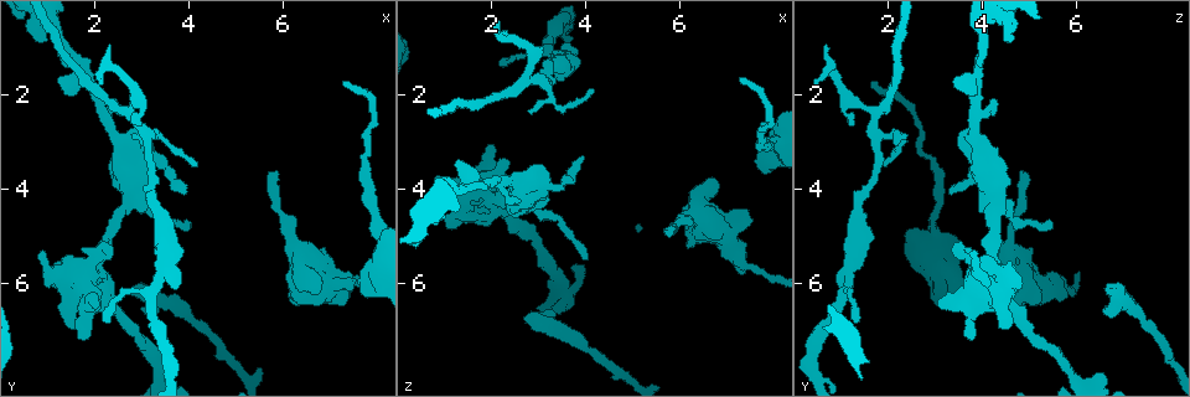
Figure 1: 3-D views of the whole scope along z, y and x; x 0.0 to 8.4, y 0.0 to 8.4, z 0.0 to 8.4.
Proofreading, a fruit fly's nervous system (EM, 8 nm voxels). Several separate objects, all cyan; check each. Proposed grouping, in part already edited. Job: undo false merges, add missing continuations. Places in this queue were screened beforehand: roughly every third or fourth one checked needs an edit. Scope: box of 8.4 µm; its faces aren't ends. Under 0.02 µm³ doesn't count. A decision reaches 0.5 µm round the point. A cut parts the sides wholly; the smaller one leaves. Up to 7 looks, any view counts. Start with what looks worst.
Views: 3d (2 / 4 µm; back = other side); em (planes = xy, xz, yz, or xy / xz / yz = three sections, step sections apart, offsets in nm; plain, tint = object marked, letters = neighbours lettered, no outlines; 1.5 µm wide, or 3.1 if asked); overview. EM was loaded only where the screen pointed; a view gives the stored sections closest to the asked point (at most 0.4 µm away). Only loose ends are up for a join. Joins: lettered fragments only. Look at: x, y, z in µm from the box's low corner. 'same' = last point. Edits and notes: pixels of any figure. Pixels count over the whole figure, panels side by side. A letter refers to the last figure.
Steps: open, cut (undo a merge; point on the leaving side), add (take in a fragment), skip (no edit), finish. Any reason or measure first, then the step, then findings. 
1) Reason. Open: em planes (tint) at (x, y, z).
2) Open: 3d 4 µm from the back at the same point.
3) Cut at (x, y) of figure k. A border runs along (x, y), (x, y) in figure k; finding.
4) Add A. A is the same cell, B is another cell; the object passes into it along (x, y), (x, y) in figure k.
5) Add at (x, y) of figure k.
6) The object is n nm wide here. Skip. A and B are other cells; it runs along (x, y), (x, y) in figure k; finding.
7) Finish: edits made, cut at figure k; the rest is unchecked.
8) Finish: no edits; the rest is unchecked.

An open end. Open: 3d 4 µm at (7.25, 1.75, 1.65).

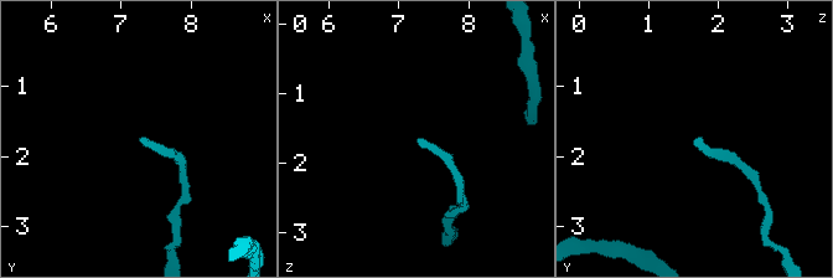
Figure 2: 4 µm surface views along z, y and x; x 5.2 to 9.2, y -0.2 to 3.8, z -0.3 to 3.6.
Shape alone is not enough. Open: em xy step 8 (tint) at (7.30, 1.80, 1.65).

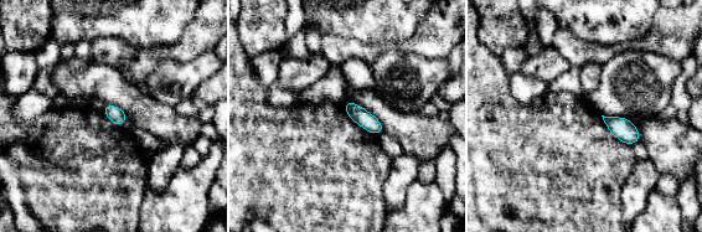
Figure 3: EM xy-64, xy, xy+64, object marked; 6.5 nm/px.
Another direction. Open: em planes (letters) at the same point.

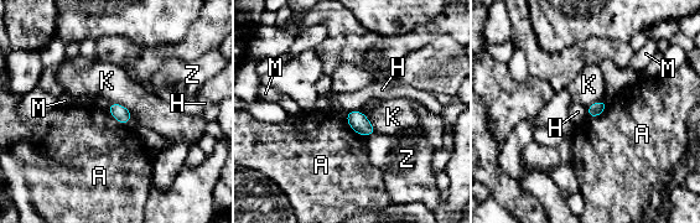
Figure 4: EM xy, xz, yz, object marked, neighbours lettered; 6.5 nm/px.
The object is 90 nm wide here; the longest contact is with K, 180 nm. Skip. A, H, K, M and Z are other cells; none of them fits.

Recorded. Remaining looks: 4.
Branch stops here. Open: em planes (letters) at (5.85, 3.60, 4.85).

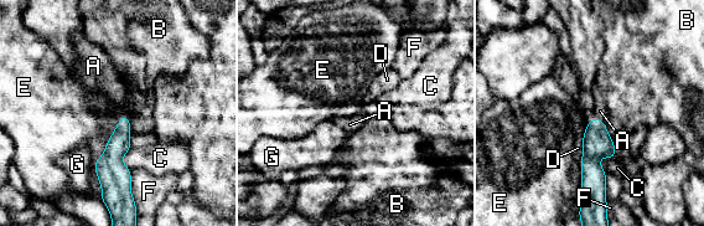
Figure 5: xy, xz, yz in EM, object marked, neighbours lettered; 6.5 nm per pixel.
The longest contact is with E, 500 nm. Add A. A is the same cell, B, C, D, E, F and G are other cells; the cell continues.

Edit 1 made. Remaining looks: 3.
An open end. Open: em planes (tint) at (0.90, 5.35, 3.80).

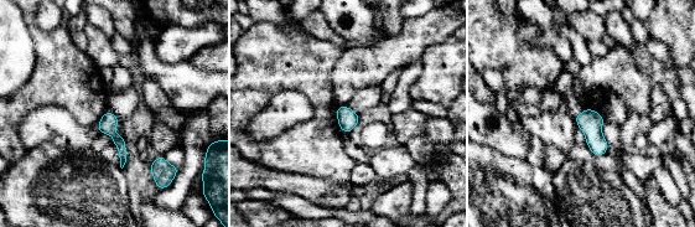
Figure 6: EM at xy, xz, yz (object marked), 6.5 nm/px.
What lies round it. Open: em planes (letters) at the same point.

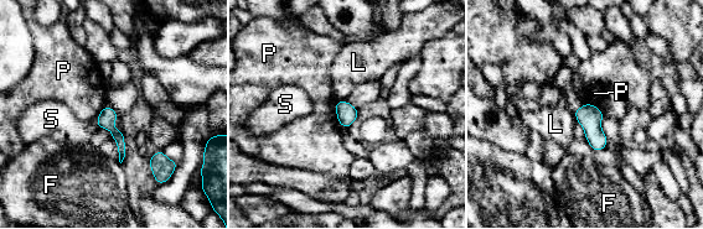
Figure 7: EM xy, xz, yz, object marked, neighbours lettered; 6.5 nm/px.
Skip. F, L, P and S are other cells; it runs along (107, 109), (122, 154) in figure 7; no lettered fragment goes on from it.

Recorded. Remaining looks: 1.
Finish: edits made, add at figure 5; the rest is unchecked.

